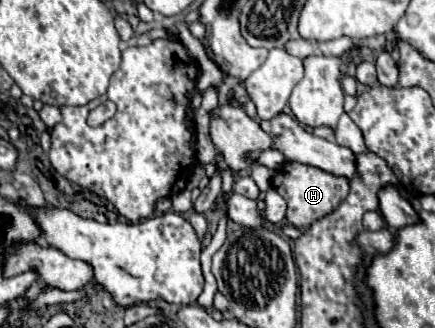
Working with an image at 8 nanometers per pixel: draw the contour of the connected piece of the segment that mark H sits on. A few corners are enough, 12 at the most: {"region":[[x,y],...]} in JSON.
{"region":[[287,162],[271,184],[297,228],[335,212],[347,178]]}

